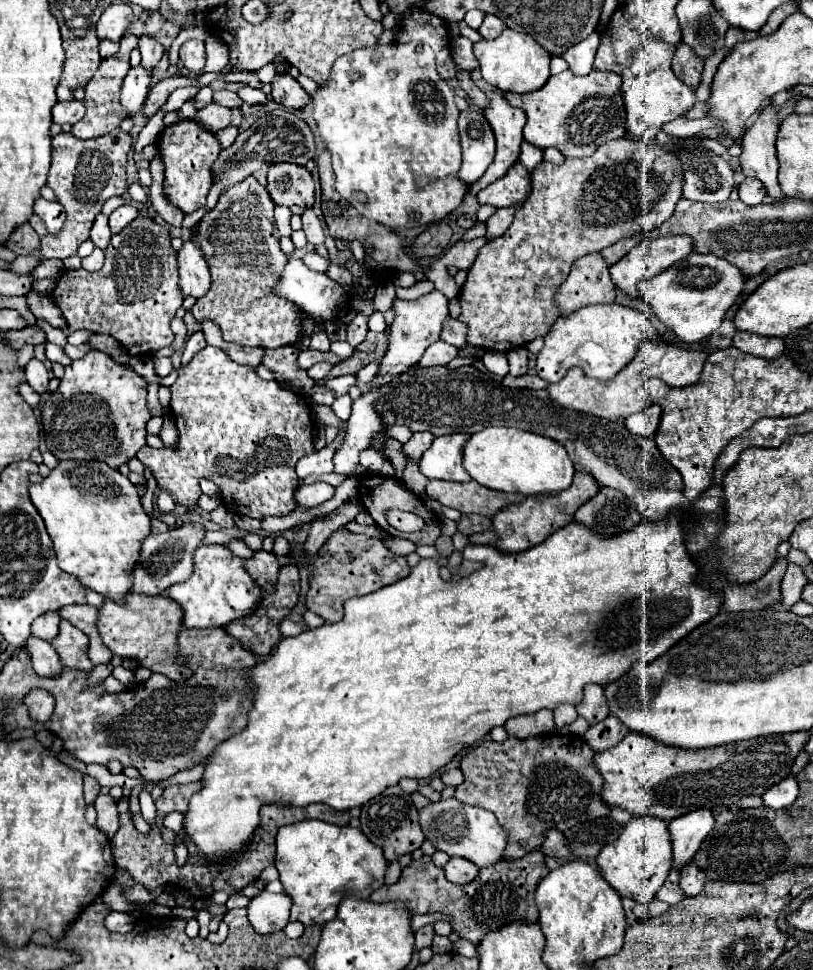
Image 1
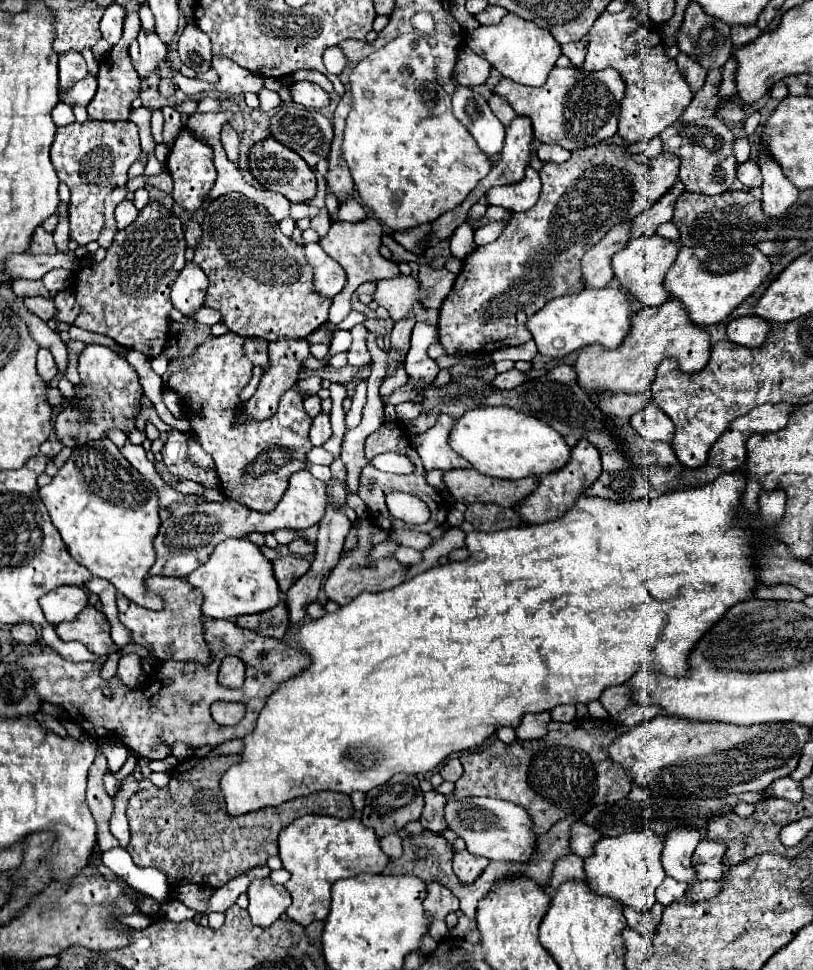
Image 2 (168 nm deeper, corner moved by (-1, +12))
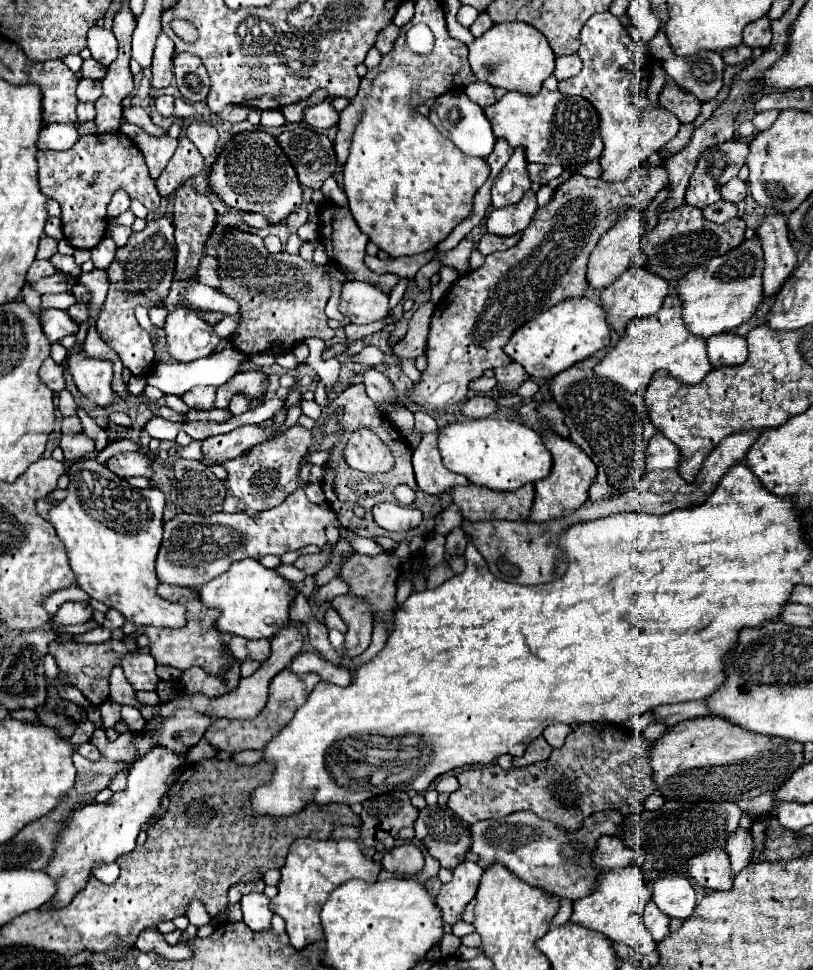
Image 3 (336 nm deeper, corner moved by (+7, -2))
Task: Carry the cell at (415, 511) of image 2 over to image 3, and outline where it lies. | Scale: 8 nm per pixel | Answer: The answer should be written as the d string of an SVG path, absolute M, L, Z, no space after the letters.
M383 502L373 506L373 516L381 528L393 532L417 528L421 522L421 512L417 508L403 508L395 502Z

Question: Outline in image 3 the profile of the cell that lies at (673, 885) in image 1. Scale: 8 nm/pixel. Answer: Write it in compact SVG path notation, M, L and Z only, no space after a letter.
M651 900L643 910L643 922L657 942L661 942L669 934L669 918L663 916L663 912L659 912L659 908Z

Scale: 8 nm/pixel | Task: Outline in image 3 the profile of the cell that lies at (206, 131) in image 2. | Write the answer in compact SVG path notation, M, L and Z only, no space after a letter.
M181 136L173 158L169 160L167 168L163 170L163 174L157 180L159 194L161 196L169 196L169 194L175 192L175 188L181 182L185 182L191 176L199 174L199 156L201 154L199 154L197 146L187 136Z

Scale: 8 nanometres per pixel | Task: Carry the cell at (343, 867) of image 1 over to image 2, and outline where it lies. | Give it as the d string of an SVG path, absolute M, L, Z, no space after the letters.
M317 814L301 816L279 832L279 858L283 868L291 874L291 880L285 884L293 898L293 904L287 908L287 916L301 926L327 918L331 886L337 880L357 874L381 874L389 864L375 830L363 826L361 820L341 820Z

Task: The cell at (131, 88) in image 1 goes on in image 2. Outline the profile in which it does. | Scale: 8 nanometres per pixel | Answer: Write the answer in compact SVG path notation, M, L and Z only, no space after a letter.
M145 30L139 32L137 42L141 46L141 54L139 54L139 60L135 64L135 70L137 70L139 78L143 80L157 70L159 62L163 62L167 58L167 46L159 40L157 34L149 34Z

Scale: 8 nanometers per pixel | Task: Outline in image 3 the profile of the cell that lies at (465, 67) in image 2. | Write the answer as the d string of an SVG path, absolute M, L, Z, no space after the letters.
M487 82L469 84L469 86L465 88L465 94L467 94L473 102L477 102L479 106L483 106L483 108L487 108L487 106L491 106L491 104L497 102L495 92L493 92L493 86L487 84Z

